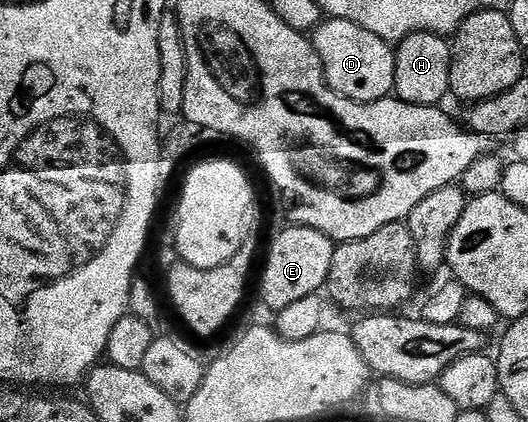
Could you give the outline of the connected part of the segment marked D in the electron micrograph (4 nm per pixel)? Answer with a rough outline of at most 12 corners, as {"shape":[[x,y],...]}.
{"shape":[[352,21],[312,32],[326,85],[357,103],[394,95],[395,48]]}

